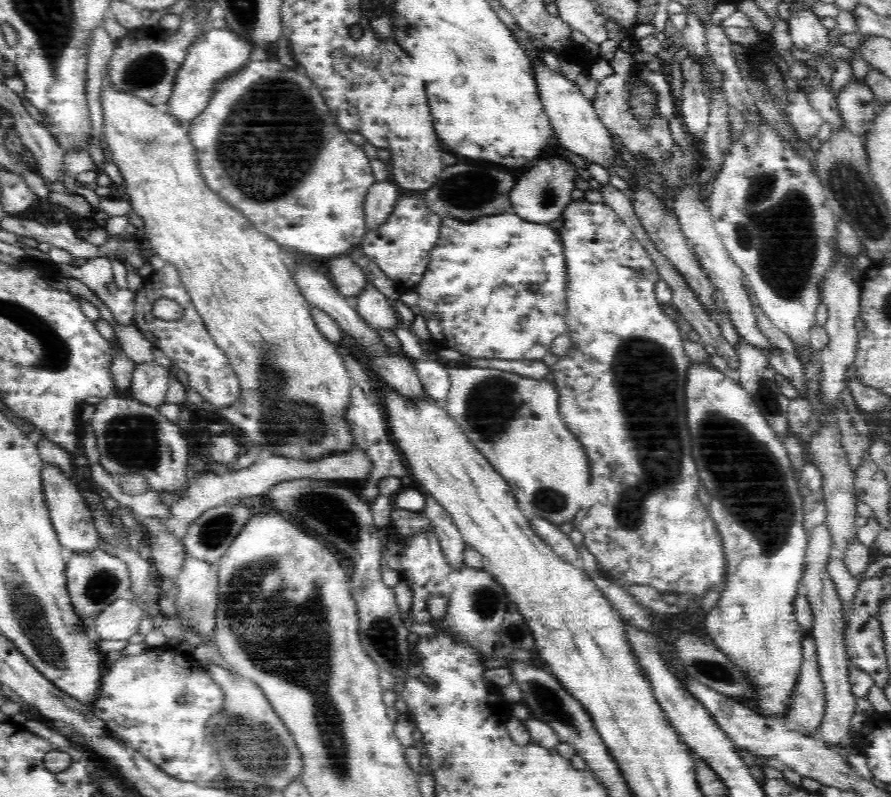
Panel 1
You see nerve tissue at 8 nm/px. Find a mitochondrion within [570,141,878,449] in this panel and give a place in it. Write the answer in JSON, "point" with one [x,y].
{"point":[777,231]}

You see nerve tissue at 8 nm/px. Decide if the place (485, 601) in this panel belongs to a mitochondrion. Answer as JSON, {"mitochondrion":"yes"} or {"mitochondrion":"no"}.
{"mitochondrion":"yes"}

